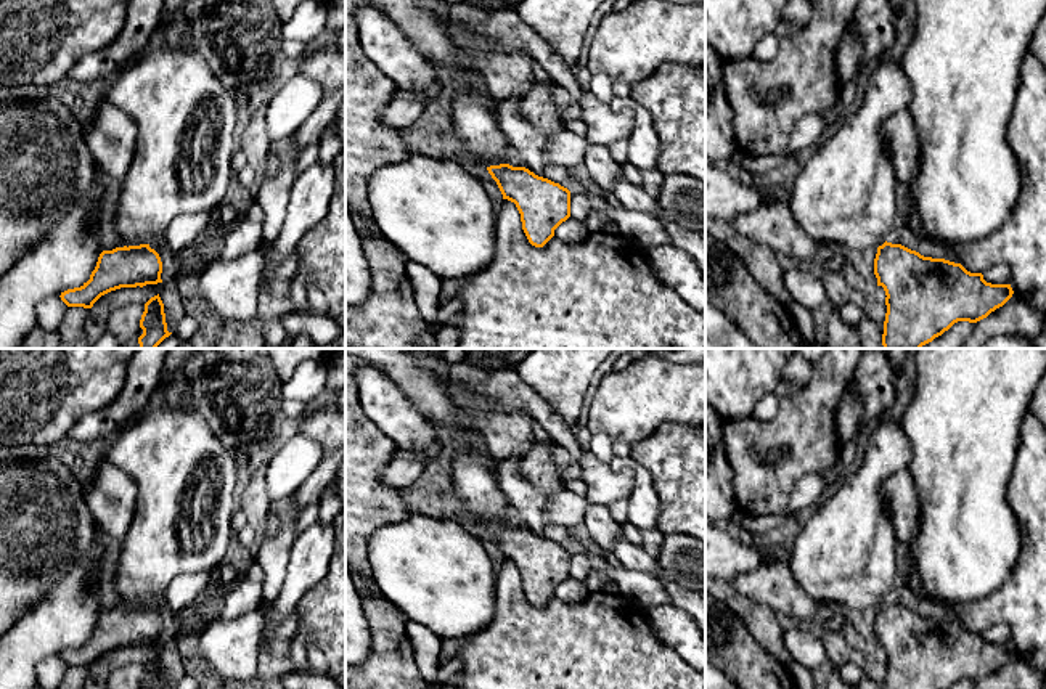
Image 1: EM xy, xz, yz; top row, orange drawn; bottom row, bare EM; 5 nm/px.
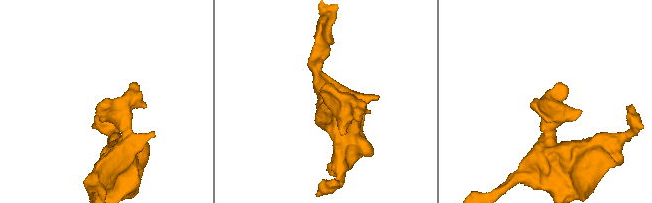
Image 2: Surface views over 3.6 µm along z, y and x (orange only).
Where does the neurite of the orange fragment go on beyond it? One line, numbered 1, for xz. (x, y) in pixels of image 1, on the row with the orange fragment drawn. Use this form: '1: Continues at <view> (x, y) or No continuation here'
1: No continuation here

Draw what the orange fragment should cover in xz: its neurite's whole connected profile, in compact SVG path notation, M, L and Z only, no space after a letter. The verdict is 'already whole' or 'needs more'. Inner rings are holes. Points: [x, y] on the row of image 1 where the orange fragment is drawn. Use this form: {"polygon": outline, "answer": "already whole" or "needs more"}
{"polygon": "M509 164L487 167L503 199L516 204L529 243L543 247L554 230L570 217L570 191L538 177L525 167Z", "answer": "already whole"}

